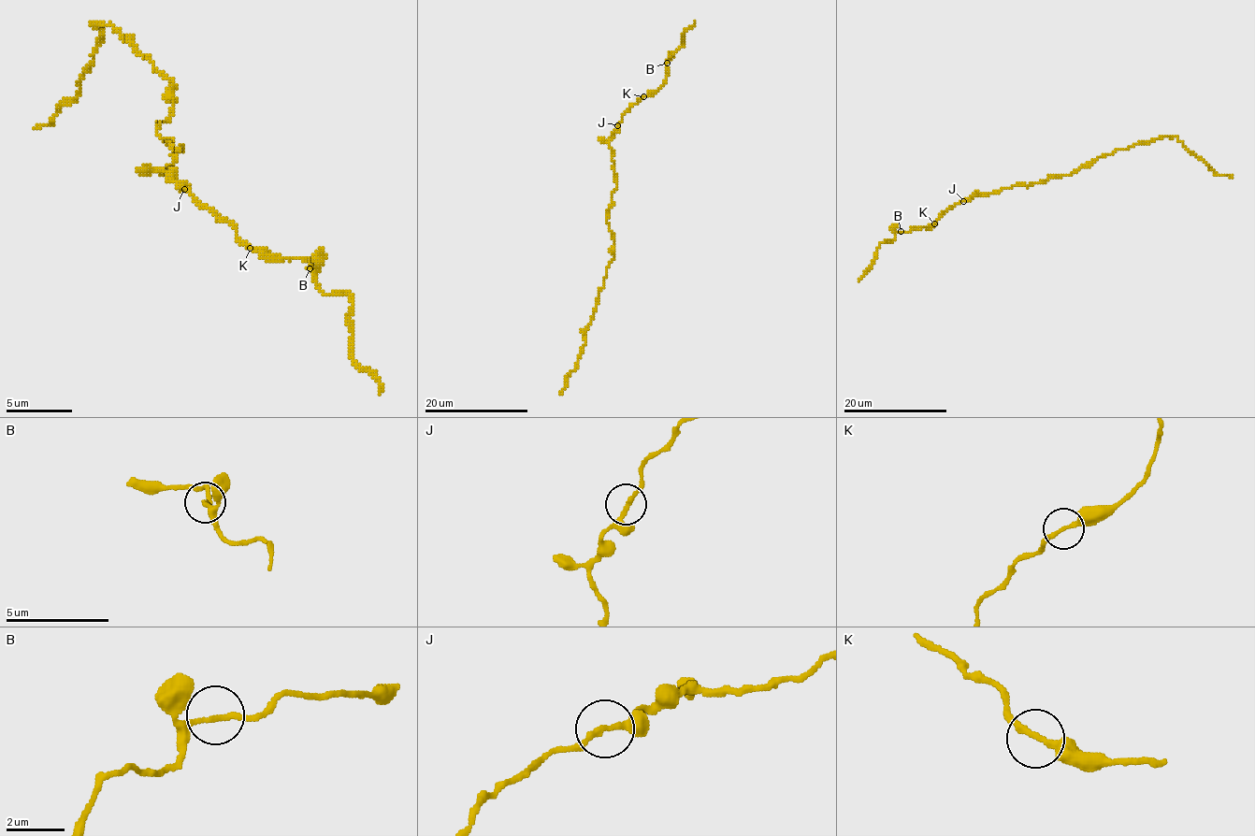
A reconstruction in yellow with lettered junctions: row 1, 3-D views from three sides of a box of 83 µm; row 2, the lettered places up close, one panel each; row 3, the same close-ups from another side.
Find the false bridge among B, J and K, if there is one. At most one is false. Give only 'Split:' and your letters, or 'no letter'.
Split: no letter

